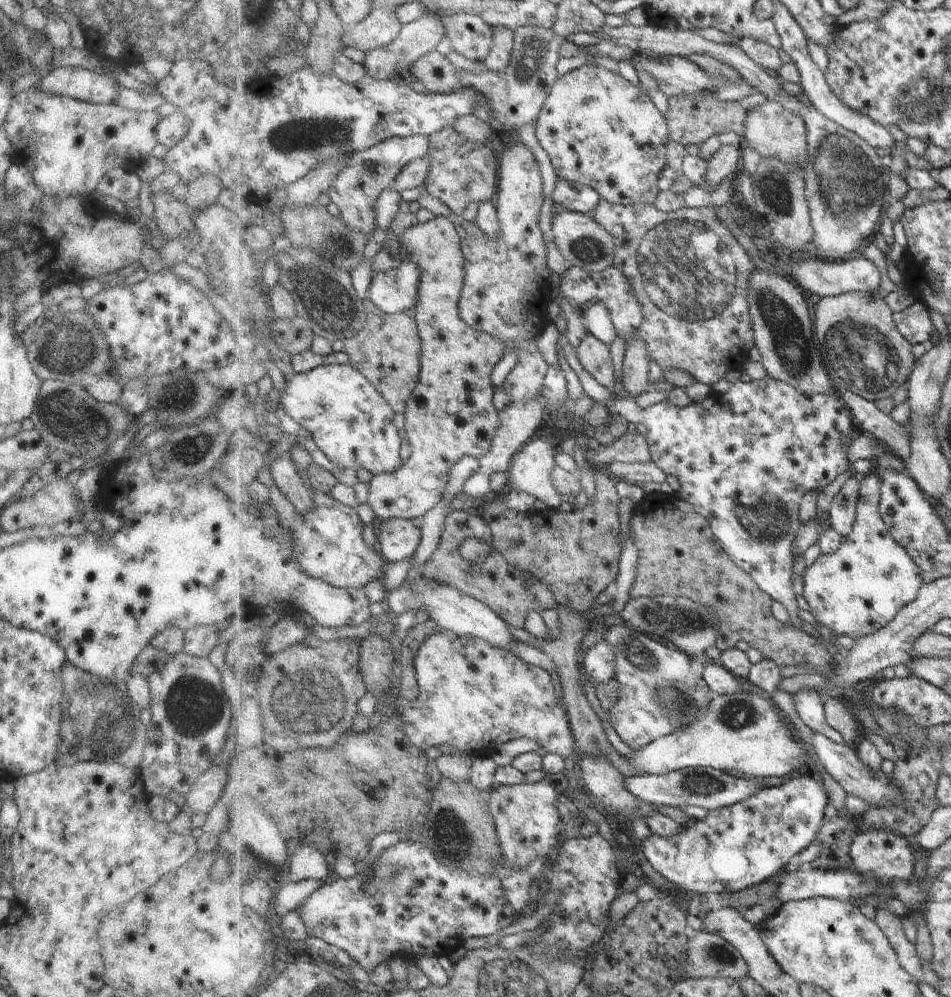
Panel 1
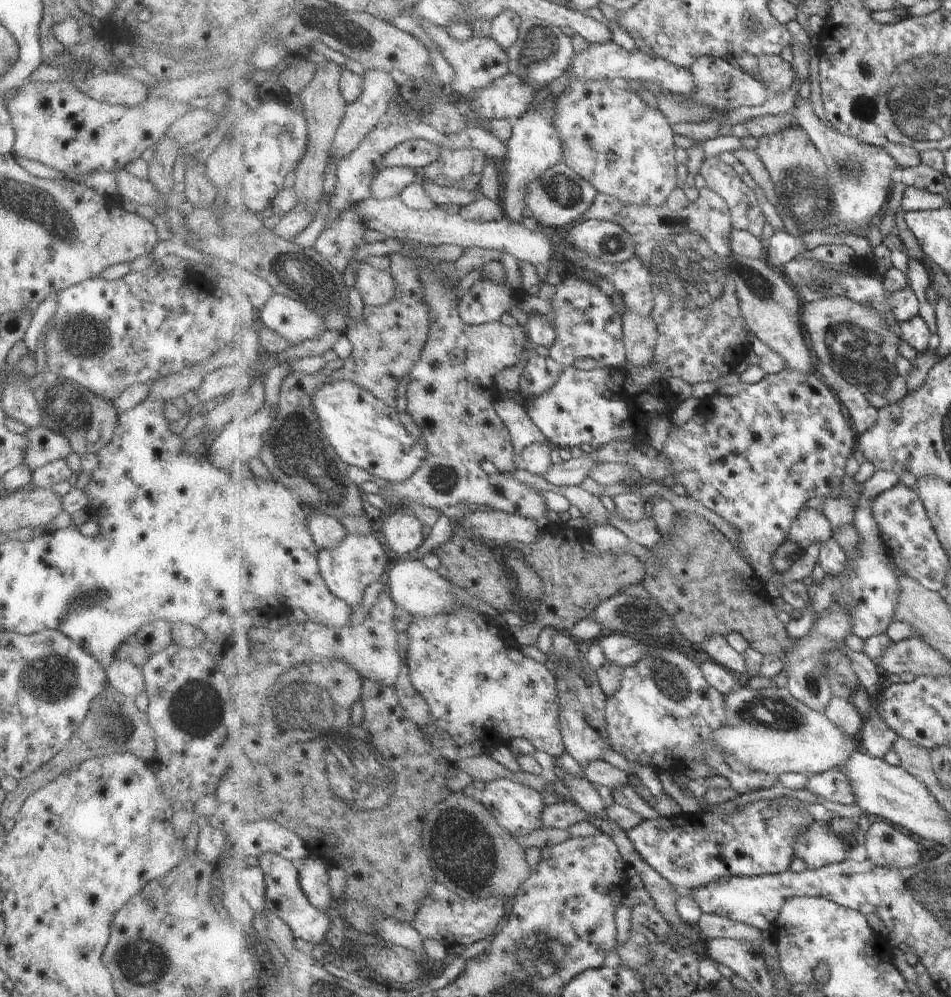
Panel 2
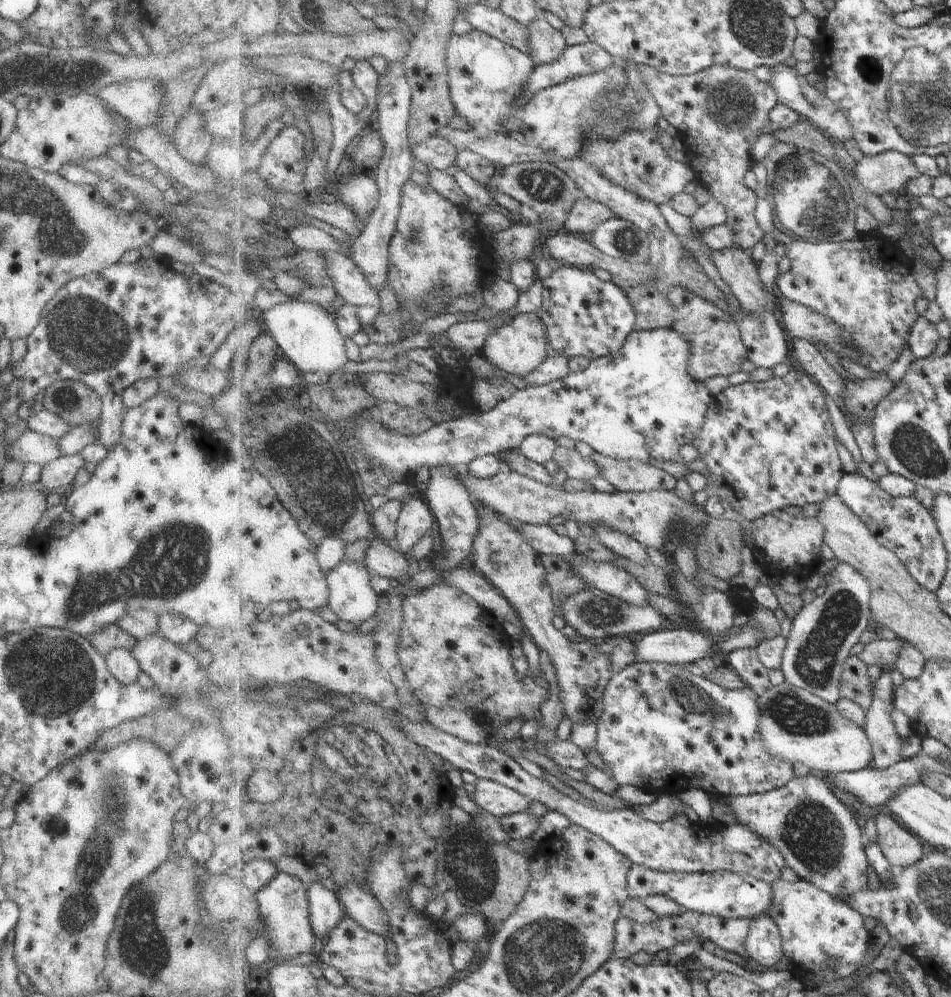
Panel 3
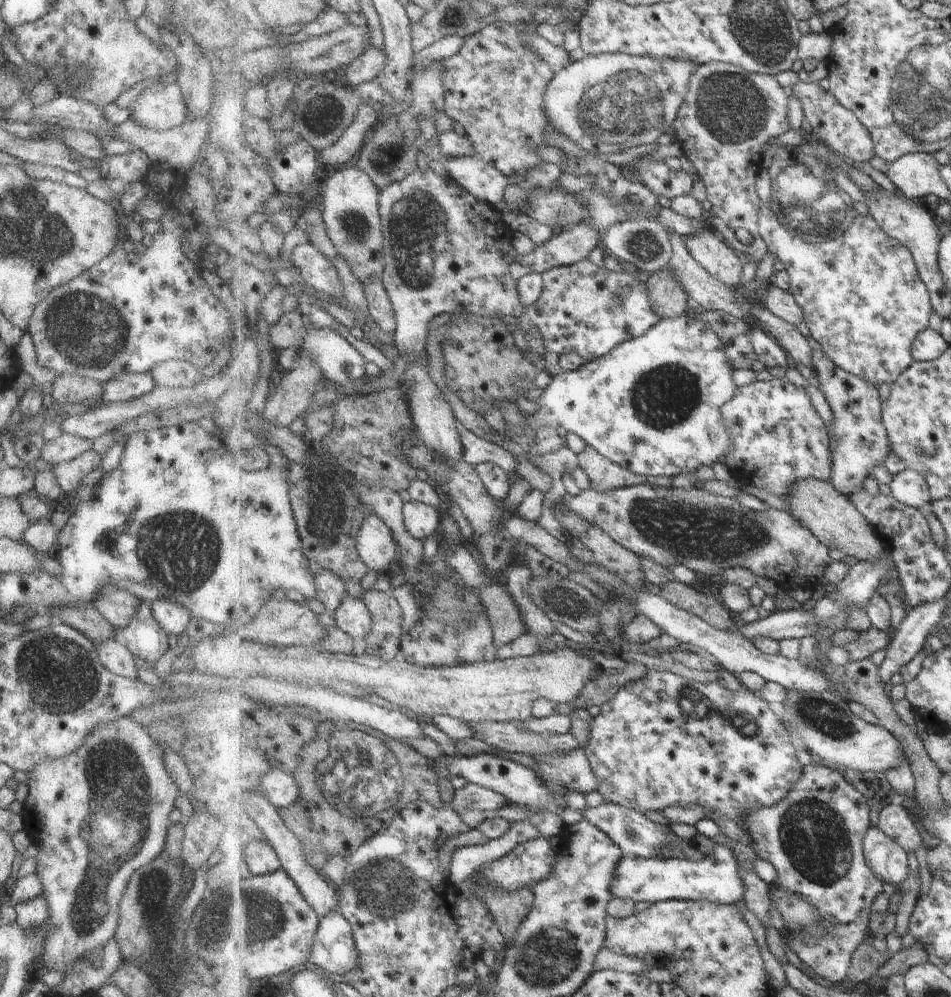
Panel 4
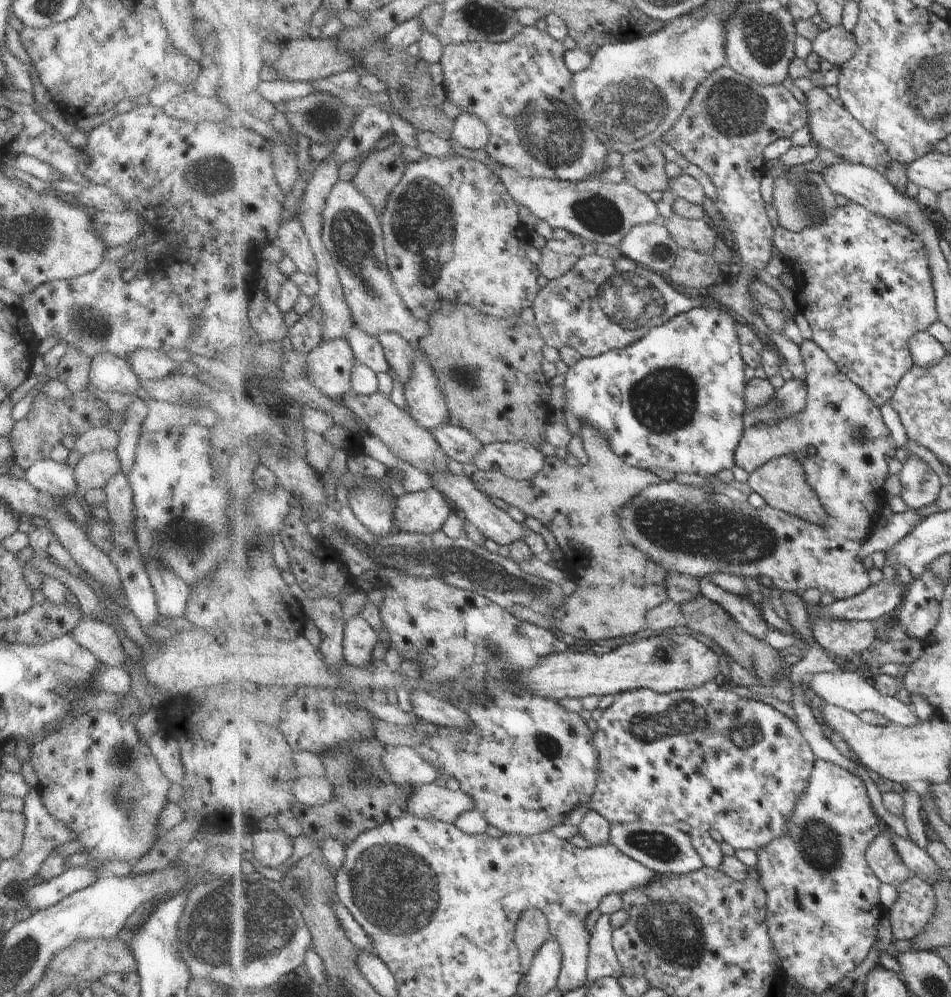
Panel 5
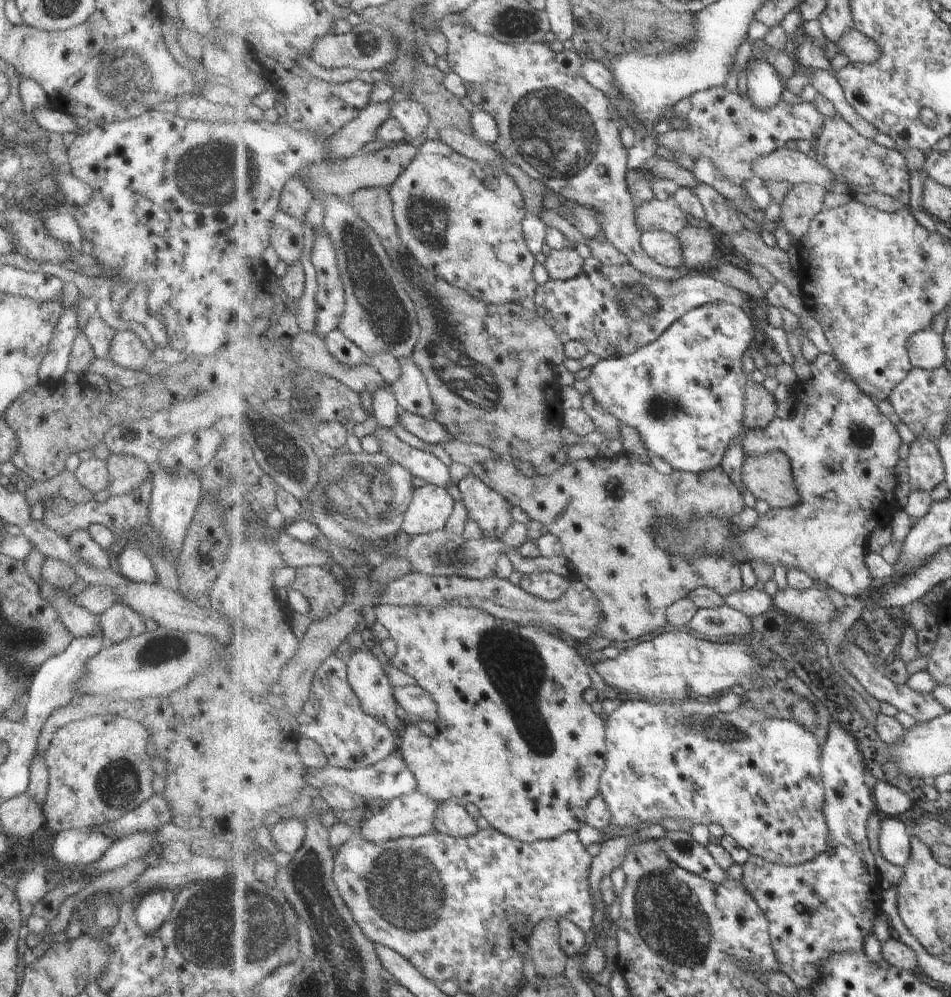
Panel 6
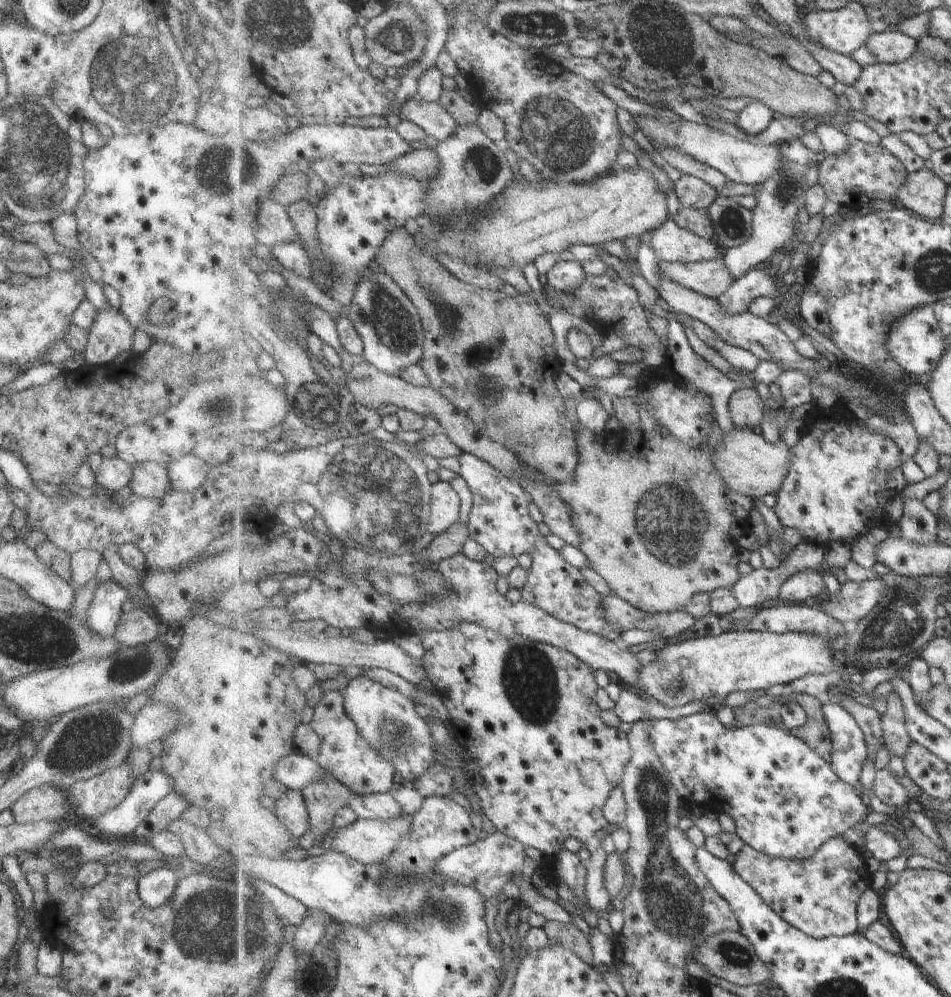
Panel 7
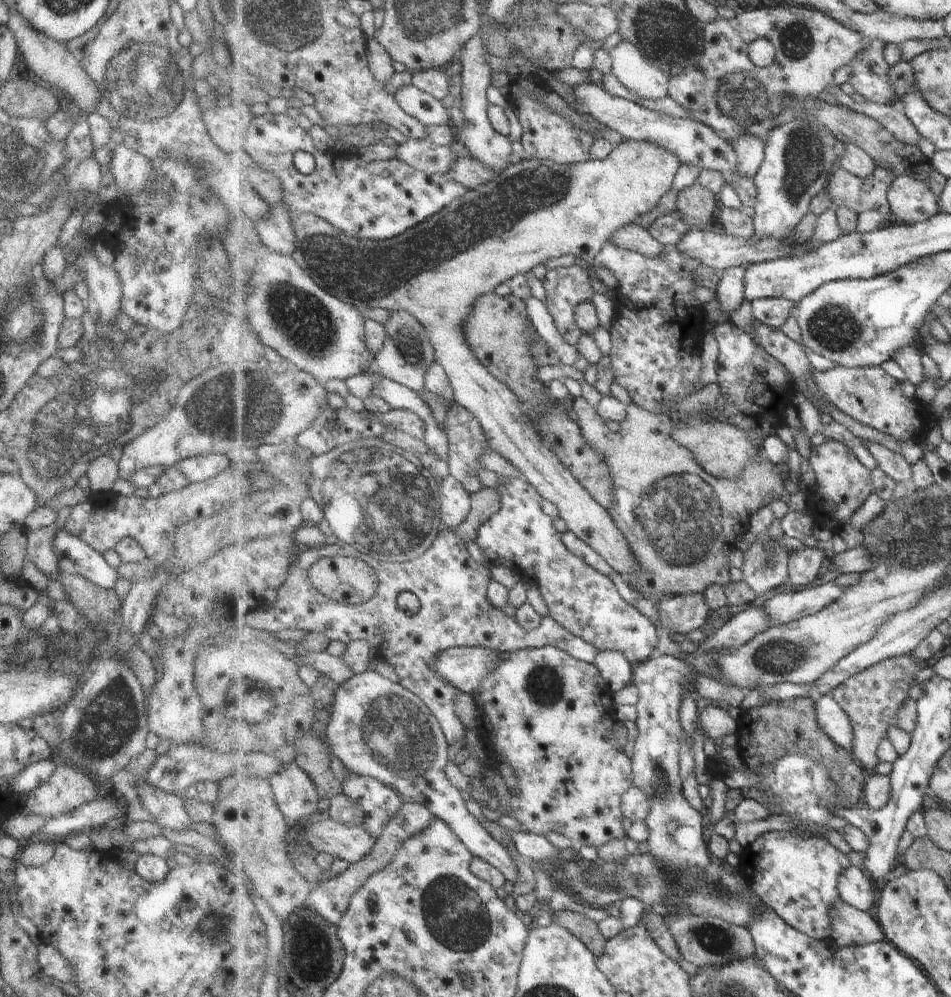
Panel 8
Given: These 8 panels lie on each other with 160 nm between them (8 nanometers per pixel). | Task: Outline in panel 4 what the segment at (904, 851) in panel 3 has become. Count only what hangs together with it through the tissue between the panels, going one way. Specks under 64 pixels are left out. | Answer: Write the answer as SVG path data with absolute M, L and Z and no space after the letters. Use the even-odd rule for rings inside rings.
M895 800L879 811L877 826L907 852L915 852L918 847L923 846L915 822L916 818Z

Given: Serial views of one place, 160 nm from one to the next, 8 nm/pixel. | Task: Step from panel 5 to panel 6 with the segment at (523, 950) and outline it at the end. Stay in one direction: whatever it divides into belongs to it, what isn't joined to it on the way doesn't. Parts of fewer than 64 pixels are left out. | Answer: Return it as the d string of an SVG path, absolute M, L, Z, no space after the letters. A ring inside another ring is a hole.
M543 919L530 931L526 944L531 948L533 964L539 975L563 975L569 955L560 943L560 924L555 919Z

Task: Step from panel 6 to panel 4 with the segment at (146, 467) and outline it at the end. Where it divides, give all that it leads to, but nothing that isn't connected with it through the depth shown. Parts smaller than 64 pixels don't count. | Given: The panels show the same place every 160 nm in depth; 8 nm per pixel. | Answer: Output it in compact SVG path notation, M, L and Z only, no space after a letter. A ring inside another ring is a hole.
M88 450L75 456L72 460L54 465L51 472L63 493L74 494L84 476L100 466L101 462L102 456Z

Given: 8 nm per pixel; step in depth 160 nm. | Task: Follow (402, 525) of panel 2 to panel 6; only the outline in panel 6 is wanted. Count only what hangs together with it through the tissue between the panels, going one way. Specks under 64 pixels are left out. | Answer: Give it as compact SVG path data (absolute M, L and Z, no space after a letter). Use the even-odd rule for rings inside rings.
M426 484L423 487L415 489L414 501L412 505L406 510L403 532L411 535L426 535L432 532L445 529L449 518L456 508L456 498L452 498L447 490L440 486Z

